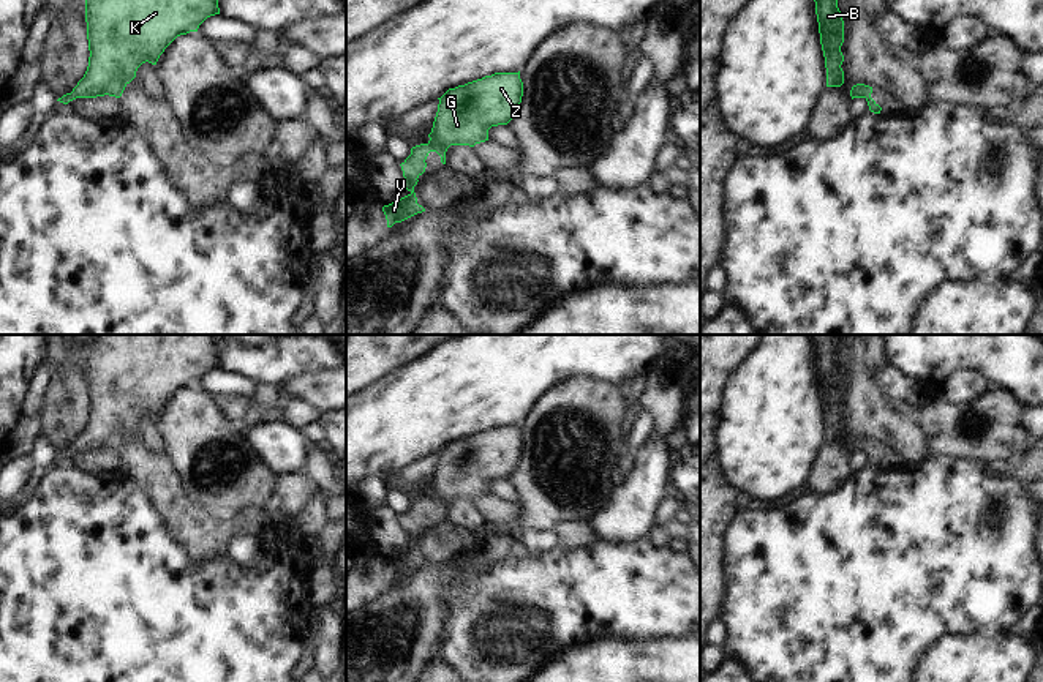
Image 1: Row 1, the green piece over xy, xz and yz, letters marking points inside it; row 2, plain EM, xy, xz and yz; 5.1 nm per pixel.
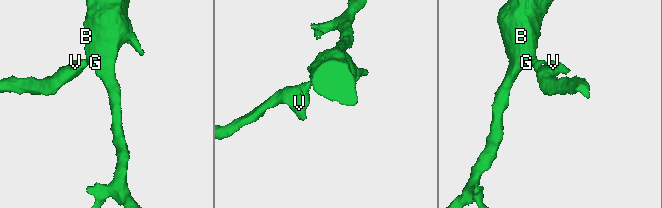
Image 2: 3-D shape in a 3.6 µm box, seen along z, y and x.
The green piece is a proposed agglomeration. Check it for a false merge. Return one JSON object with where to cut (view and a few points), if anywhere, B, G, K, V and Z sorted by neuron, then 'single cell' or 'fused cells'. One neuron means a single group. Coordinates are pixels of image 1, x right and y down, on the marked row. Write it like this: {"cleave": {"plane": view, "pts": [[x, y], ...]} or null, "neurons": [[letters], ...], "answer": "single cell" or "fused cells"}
{"cleave": null, "neurons": [["B", "G", "K", "V", "Z"]], "answer": "single cell"}

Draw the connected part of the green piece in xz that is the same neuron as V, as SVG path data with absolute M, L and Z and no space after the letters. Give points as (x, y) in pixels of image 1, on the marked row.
M495 73L482 79L449 88L439 99L430 141L411 148L400 164L408 196L382 207L387 227L425 212L417 204L414 186L425 172L427 156L436 152L446 164L450 145L469 145L488 141L488 129L507 125L520 107L523 82L518 73Z

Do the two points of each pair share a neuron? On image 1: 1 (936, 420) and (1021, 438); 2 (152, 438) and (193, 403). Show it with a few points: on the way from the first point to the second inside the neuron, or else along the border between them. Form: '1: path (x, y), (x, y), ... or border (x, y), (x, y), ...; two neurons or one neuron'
1: path (956, 433), (969, 441), (1001, 438); one neuron
2: border (155, 419), (163, 450); two neurons

